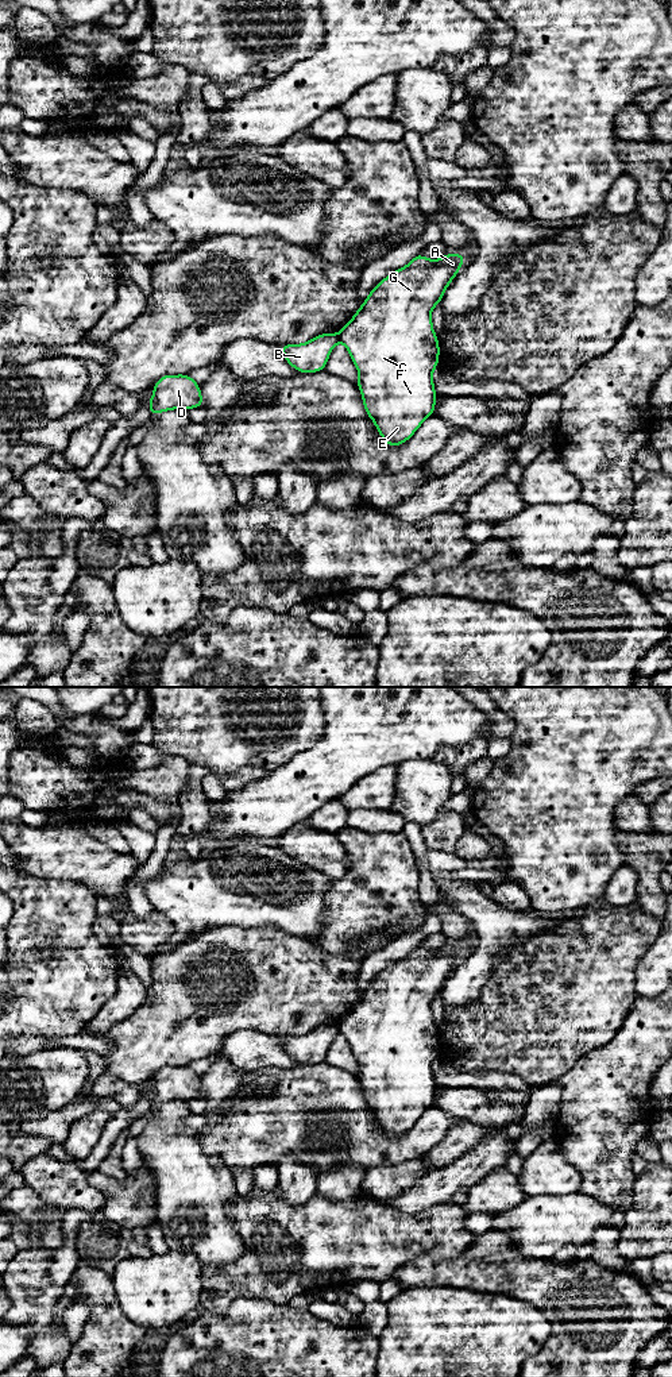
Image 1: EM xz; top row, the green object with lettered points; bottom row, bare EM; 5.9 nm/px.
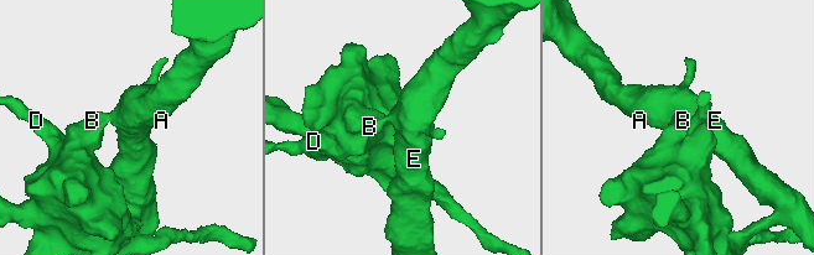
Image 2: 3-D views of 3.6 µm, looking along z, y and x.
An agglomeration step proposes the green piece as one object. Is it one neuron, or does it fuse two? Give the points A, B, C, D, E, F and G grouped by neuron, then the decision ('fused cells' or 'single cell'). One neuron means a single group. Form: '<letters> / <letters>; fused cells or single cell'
A C E F G / B D; fused cells

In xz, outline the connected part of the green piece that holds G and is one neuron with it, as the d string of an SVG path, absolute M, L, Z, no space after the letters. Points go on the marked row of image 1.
M448 252L432 261L421 254L390 273L368 293L354 317L337 333L355 363L356 382L367 416L385 443L398 447L409 440L424 420L435 414L433 370L439 366L439 338L433 331L432 309L459 273L467 255Z

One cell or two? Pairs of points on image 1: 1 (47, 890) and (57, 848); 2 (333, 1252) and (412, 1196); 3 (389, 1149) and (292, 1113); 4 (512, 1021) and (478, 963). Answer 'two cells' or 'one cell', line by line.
1: two cells
2: two cells
3: one cell
4: two cells

